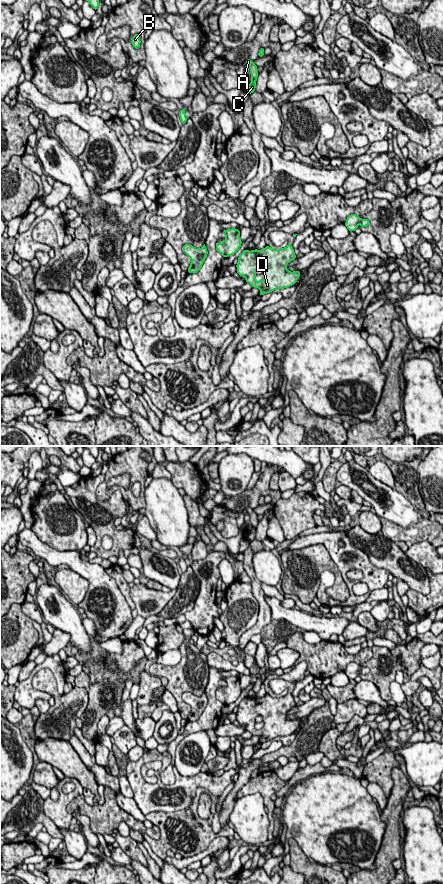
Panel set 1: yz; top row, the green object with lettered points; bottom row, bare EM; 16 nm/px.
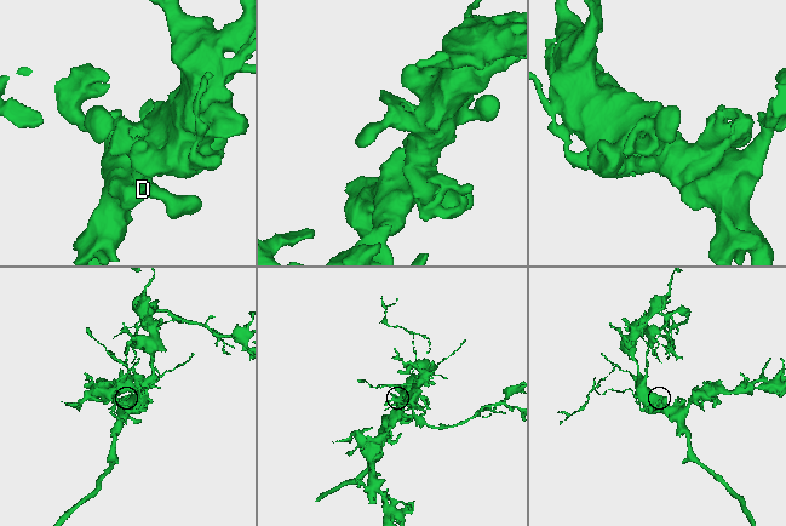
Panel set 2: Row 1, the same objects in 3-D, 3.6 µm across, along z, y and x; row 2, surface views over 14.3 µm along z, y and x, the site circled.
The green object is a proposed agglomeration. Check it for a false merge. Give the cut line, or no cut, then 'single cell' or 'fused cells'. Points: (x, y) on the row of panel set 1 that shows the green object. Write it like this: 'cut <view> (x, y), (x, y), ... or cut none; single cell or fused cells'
cut yz (252, 77), (255, 80); fused cells

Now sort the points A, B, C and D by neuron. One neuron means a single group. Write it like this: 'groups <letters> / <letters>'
groups A / B C D

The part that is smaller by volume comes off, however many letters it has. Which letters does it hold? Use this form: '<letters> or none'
A

